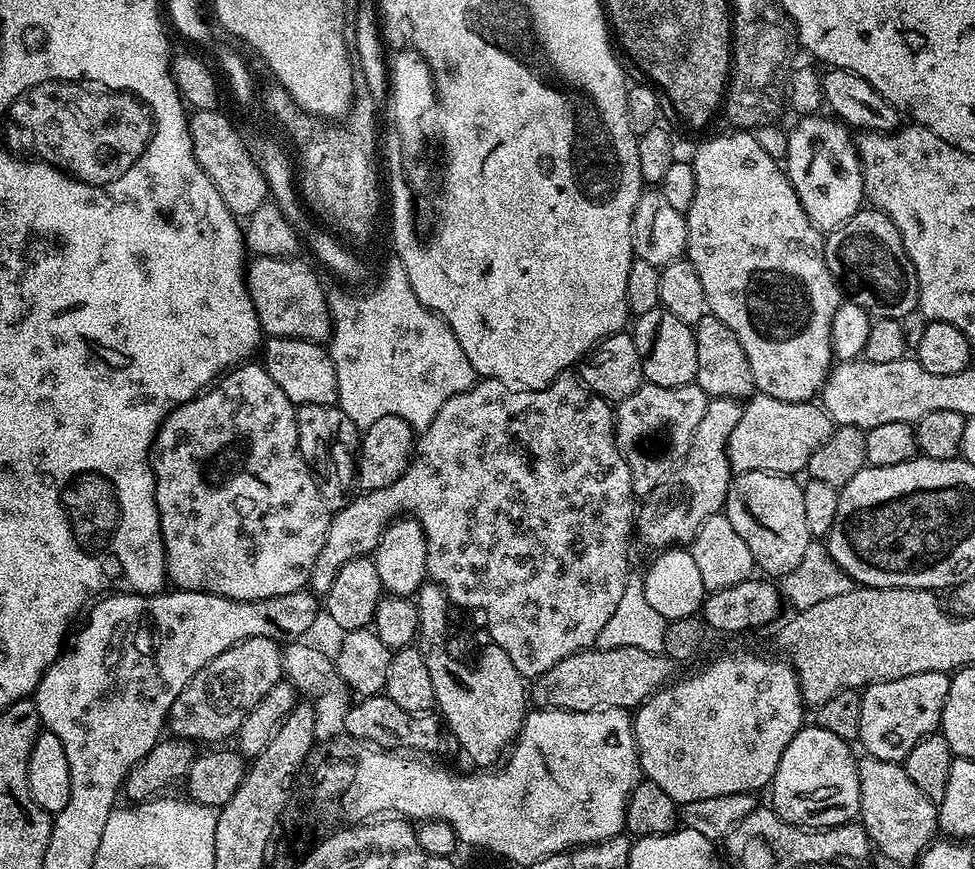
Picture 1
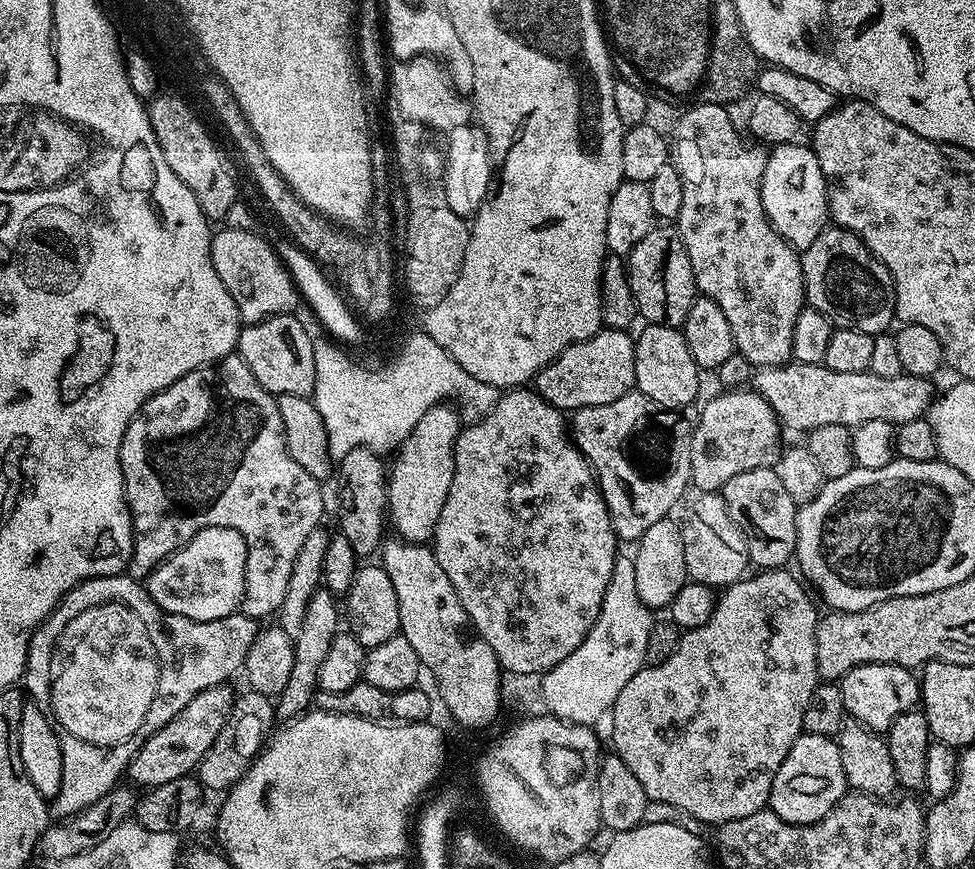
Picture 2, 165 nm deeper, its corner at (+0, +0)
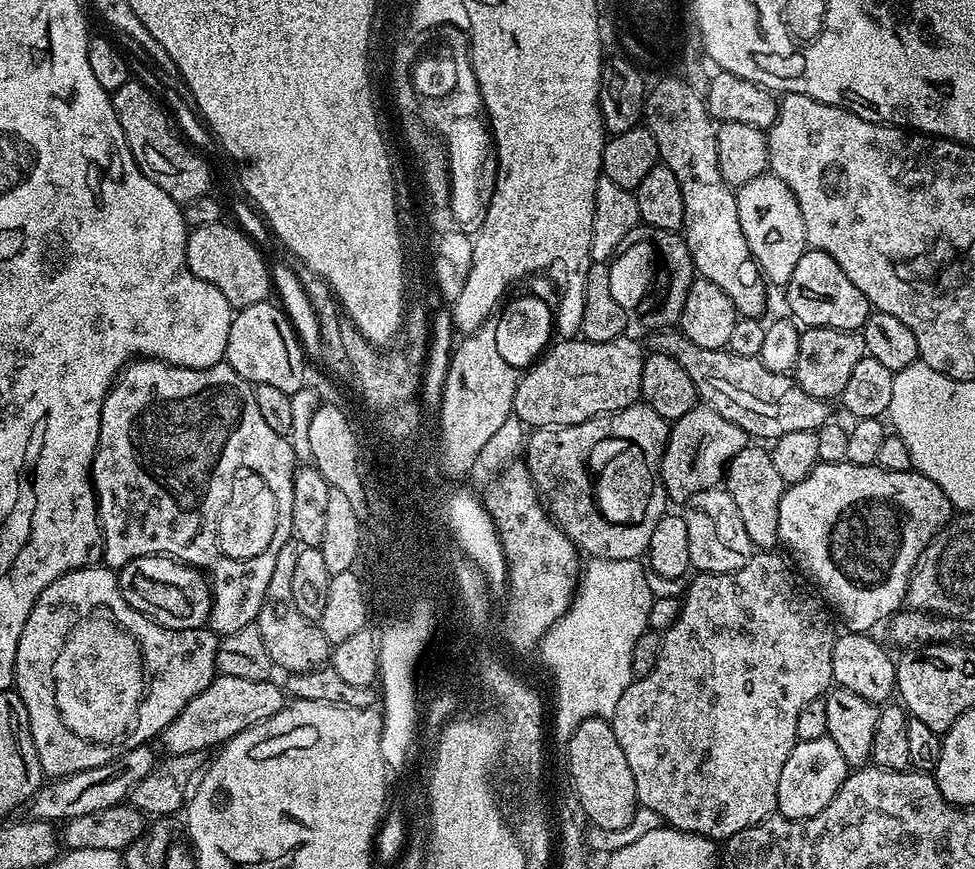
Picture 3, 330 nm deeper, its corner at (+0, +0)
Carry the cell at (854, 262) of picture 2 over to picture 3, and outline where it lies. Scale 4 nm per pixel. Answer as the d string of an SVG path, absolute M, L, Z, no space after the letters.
M809 247L802 258L798 258L798 266L794 266L794 274L790 274L786 291L788 308L793 312L791 315L801 325L810 328L860 332L870 311L866 294L862 294L862 290L858 290L858 286L854 286L854 282L846 278L846 270L842 270L842 266L834 262L831 254L814 247Z

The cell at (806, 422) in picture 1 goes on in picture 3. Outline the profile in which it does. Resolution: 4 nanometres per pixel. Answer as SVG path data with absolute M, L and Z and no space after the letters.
M700 402L670 428L668 441L660 459L660 480L669 501L686 502L694 494L707 488L715 488L725 479L728 463L738 450L749 447L750 437L744 429L734 426L718 410Z

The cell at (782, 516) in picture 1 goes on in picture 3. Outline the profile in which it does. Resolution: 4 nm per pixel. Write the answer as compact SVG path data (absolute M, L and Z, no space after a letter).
M749 446L734 454L726 469L726 490L734 498L734 506L738 506L738 515L742 517L742 526L746 526L746 534L750 534L753 549L772 550L780 538L778 502L782 502L786 485L774 467L771 451L764 446L756 447L760 448Z

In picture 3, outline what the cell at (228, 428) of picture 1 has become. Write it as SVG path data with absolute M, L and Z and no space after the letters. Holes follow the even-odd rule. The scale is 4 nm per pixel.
M137 358L126 364L108 391L106 402L102 404L102 422L100 423L100 441L94 454L90 479L92 487L96 489L96 509L100 515L100 529L104 535L104 559L103 563L113 570L119 570L127 566L132 560L143 556L167 556L183 561L192 567L203 570L211 583L212 608L209 610L207 627L211 628L217 636L223 638L230 634L238 634L242 626L250 626L256 623L258 614L262 610L265 600L268 599L270 590L270 577L274 574L274 566L278 566L278 550L286 546L286 542L293 539L292 511L294 510L294 474L298 467L298 461L292 442L288 436L280 436L262 418L258 410L258 402L254 402L252 393L253 385L243 380L235 370L226 362L221 362L209 368L176 368L173 364L167 364L161 360ZM241 470L255 470L274 490L274 498L278 502L278 526L274 530L274 538L270 538L270 546L262 550L254 558L239 560L230 558L220 551L219 543L215 539L200 540L200 536L211 537L214 532L214 522L220 519L222 510L232 493L232 482L237 472Z

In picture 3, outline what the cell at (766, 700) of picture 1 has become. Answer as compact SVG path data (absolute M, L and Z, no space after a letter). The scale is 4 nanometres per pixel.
M776 550L757 551L750 558L750 562L742 566L742 570L701 572L693 575L687 585L687 591L682 596L680 613L674 626L670 626L668 631L663 633L654 670L650 670L650 674L633 679L619 699L610 719L614 738L618 738L622 754L626 754L630 774L634 774L634 790L639 807L654 810L654 814L658 814L661 821L667 822L671 827L683 832L696 832L708 840L729 840L734 834L738 834L738 830L746 830L776 812L778 778L782 778L782 766L786 766L786 758L790 758L798 742L798 713L802 711L802 706L806 706L806 702L814 702L814 698L824 696L834 684L832 655L838 629L832 625L833 613L826 607L825 601L801 579L797 569L787 559L784 561L778 553Z

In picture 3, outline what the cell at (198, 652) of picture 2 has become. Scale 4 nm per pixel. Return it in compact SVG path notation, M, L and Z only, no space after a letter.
M93 566L90 568L74 568L62 574L42 594L38 594L38 602L34 602L34 610L30 610L30 618L26 618L26 626L22 626L22 638L18 638L18 654L14 662L14 691L22 698L26 706L26 714L30 722L30 734L34 738L34 750L38 750L38 762L42 766L45 777L59 778L78 774L82 770L94 770L94 766L102 766L111 761L112 748L84 748L80 740L72 740L64 728L60 728L60 720L56 720L56 708L52 708L52 688L48 688L48 664L52 664L52 656L56 656L56 648L60 648L60 636L64 636L64 628L68 628L68 620L80 612L80 608L88 608L88 600L108 600L108 604L120 604L120 620L132 628L134 638L140 645L140 652L144 658L147 671L147 691L141 705L138 706L136 716L136 731L153 732L159 734L178 718L178 714L190 702L190 698L198 698L206 686L218 674L216 671L216 655L221 637L217 636L211 628L203 626L196 629L182 629L182 638L174 638L174 642L182 648L176 650L182 656L182 686L164 686L168 670L166 658L160 652L168 654L158 642L166 644L168 638L162 638L162 630L150 626L149 616L140 613L134 608L124 608L126 598L120 589L117 573L107 566Z

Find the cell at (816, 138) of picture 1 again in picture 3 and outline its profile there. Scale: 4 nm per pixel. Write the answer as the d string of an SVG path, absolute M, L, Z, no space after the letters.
M765 174L758 178L750 178L742 187L735 189L736 205L738 206L738 222L742 224L742 234L746 234L746 242L750 246L750 254L756 259L756 265L760 267L765 281L787 285L790 274L794 274L794 266L798 266L798 258L807 252L810 245L806 238L806 222L802 222L802 214L798 210L798 202L782 182L782 178L771 174Z

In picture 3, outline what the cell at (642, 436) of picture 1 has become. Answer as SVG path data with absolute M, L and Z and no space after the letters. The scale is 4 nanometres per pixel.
M637 402L630 405L629 408L623 408L620 412L610 412L606 416L595 416L593 420L587 420L581 424L571 424L565 428L538 428L527 437L526 453L528 452L528 460L526 459L526 467L532 479L532 485L546 501L556 525L576 543L576 547L581 553L587 554L589 552L587 554L589 557L598 559L634 560L640 560L647 553L650 546L650 534L654 534L654 526L658 526L658 522L666 514L667 508L664 507L669 507L670 504L669 498L664 492L664 484L660 480L660 459L668 441L669 431L669 421L661 418L650 405Z

